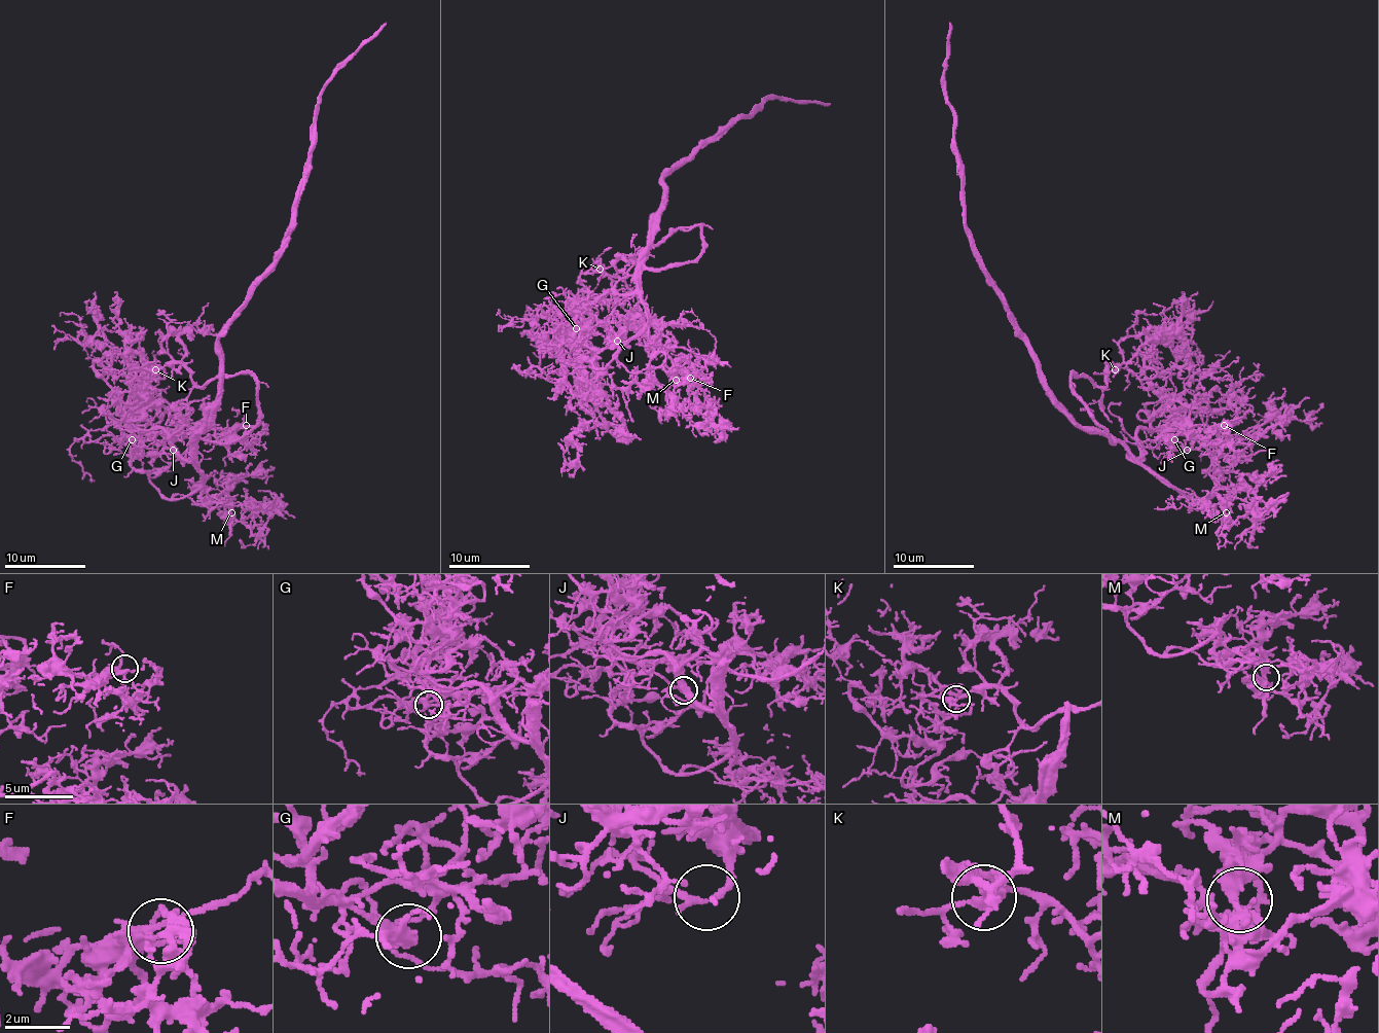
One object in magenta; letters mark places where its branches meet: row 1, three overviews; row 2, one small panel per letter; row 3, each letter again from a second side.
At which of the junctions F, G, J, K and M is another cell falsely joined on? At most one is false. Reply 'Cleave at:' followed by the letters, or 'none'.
Cleave at: none

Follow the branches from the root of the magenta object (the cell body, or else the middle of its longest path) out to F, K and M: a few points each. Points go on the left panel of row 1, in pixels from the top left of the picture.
F: (203, 429), (190, 457), (201, 427), (240, 429), (246, 425)
K: (203, 429), (205, 441), (240, 441), (257, 423), (255, 381), (217, 375), (201, 386), (179, 362), (156, 370)
M: (203, 429), (196, 441), (203, 490), (219, 500), (217, 508), (227, 518), (231, 512)

